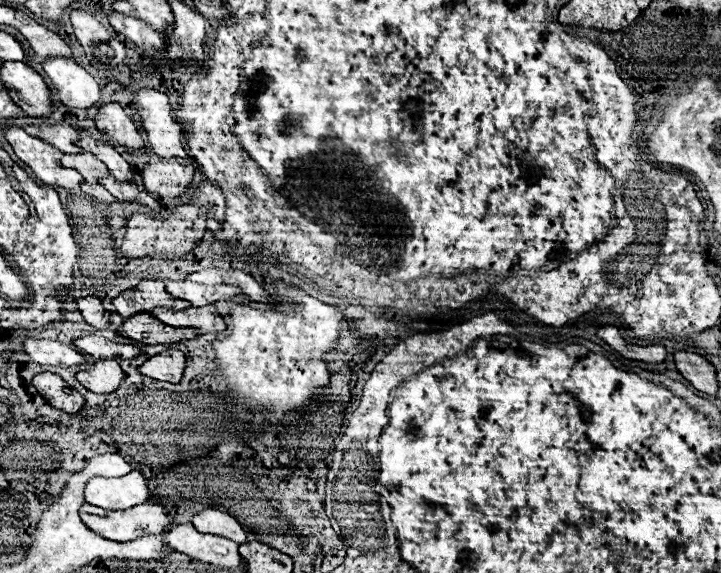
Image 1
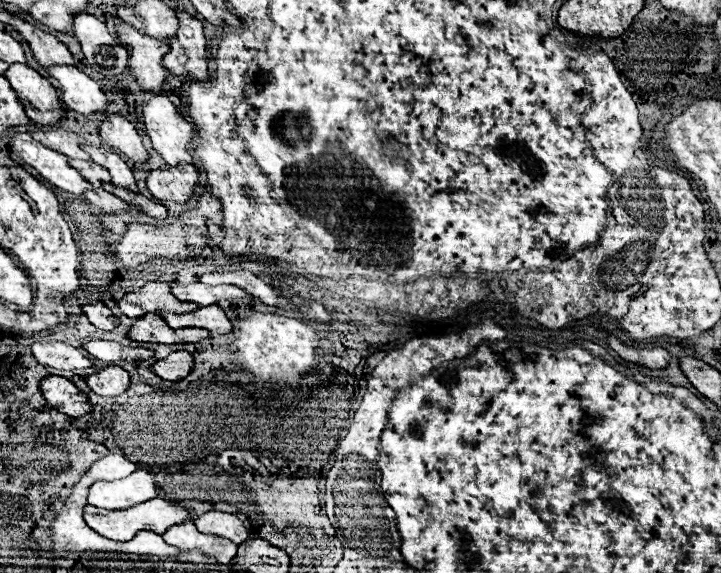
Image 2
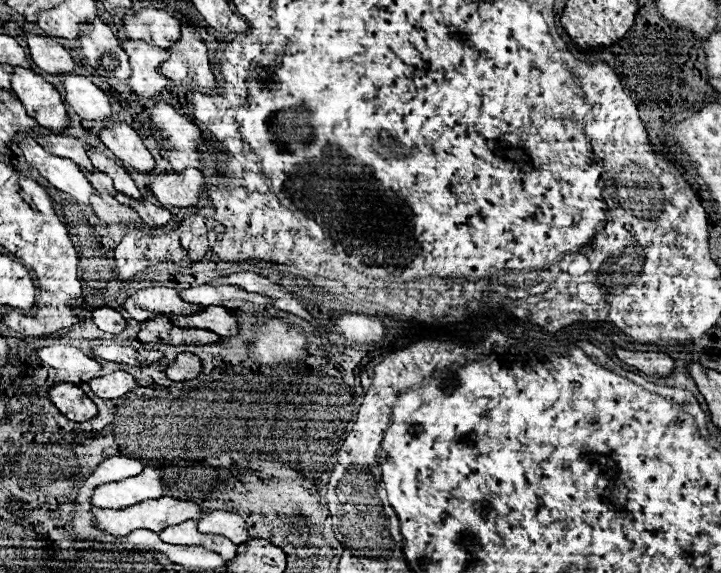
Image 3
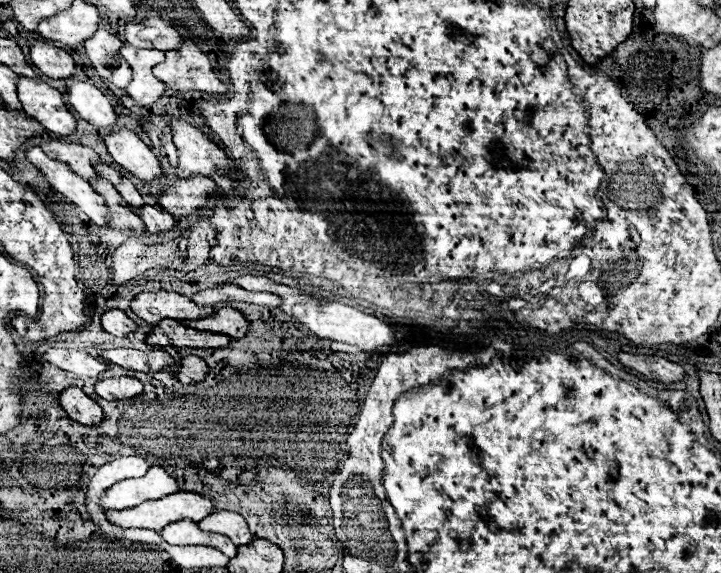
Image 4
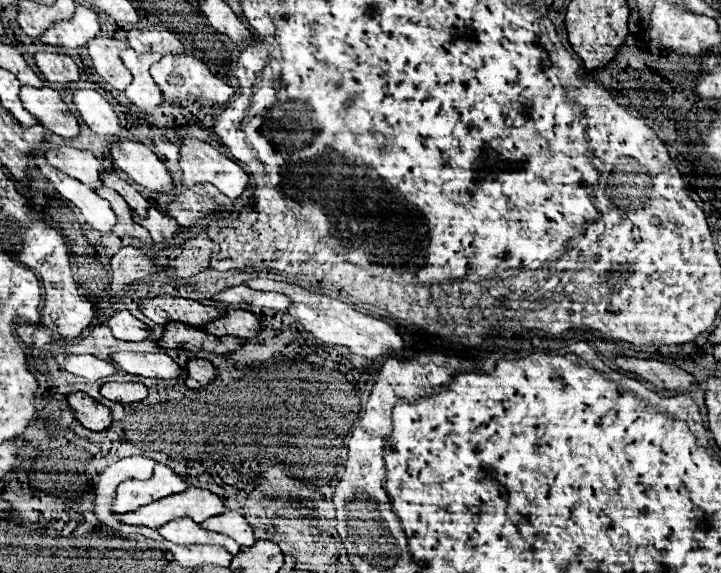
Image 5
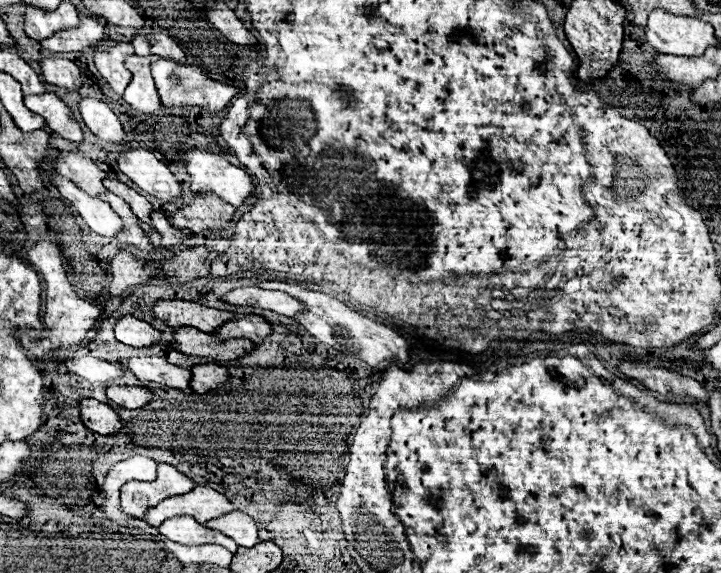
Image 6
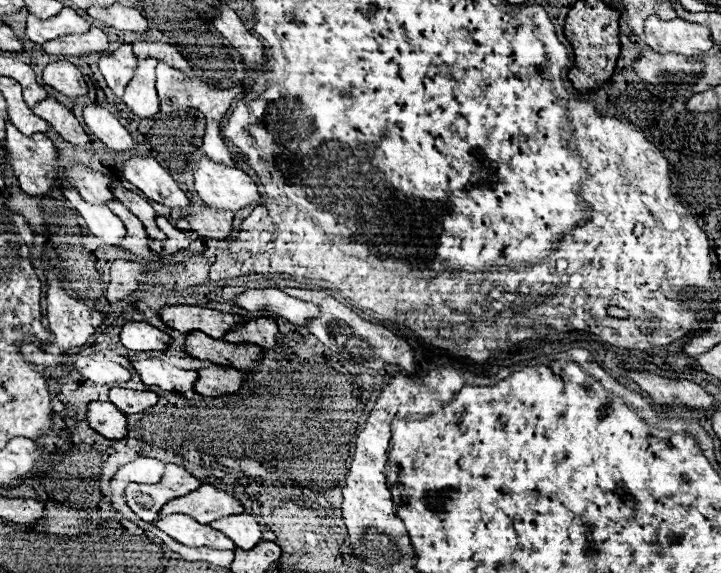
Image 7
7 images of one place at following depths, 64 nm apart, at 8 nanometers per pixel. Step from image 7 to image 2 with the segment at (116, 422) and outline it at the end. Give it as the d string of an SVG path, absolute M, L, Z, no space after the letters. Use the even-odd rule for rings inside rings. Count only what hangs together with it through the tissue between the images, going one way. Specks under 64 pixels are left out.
M62 376L42 378L40 390L52 408L56 408L72 418L80 418L92 410L84 392L80 392L70 380L66 380Z

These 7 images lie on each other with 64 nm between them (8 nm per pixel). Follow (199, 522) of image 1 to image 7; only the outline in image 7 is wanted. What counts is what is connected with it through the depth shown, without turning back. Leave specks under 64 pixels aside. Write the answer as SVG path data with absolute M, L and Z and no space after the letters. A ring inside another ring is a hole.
M232 514L232 516L224 516L220 520L210 522L208 526L212 526L214 530L220 530L222 534L226 534L228 538L234 540L234 544L242 550L250 550L260 542L260 526L254 520L254 516L250 514Z

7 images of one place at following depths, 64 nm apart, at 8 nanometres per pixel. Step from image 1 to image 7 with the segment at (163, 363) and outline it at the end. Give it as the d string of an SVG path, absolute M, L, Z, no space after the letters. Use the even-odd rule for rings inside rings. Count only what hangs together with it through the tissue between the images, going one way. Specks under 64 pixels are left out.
M212 364L210 368L198 370L198 380L194 384L194 390L202 396L224 396L224 394L238 392L244 380L246 378L242 376L242 372Z

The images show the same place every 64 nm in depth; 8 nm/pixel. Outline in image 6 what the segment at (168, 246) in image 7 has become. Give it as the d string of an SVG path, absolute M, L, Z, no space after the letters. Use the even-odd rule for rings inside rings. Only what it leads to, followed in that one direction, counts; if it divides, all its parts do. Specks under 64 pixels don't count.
M152 212L152 226L148 226L148 224L142 224L140 222L140 226L148 232L148 236L152 238L152 244L156 246L156 248L160 248L160 246L174 246L174 244L178 244L184 236L188 236L190 234L190 230L178 230L178 228L174 228L170 222L168 222L168 218L162 214L162 212Z

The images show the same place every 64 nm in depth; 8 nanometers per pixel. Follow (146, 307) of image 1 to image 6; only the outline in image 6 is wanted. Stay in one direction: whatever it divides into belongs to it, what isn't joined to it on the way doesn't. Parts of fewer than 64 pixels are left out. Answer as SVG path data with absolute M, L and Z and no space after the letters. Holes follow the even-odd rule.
M158 300L154 306L150 306L150 310L152 316L166 326L192 326L208 334L214 334L214 328L234 316L232 312L208 308L188 300Z

